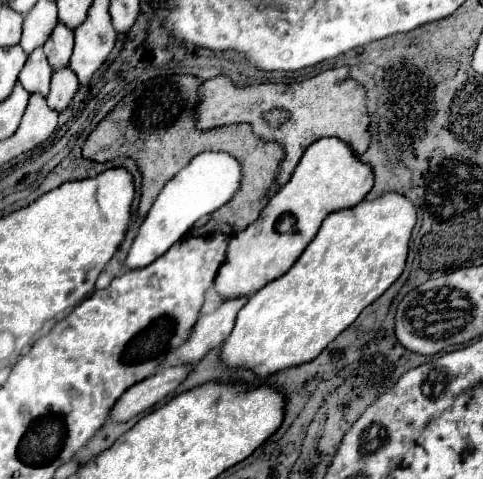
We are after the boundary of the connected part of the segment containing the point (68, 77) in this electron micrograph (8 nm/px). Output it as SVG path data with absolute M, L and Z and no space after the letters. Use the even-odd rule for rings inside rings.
M70 68L56 70L52 74L52 84L50 84L50 94L48 94L48 106L54 108L56 112L62 112L72 102L78 86L80 86L80 82L78 82L76 74Z

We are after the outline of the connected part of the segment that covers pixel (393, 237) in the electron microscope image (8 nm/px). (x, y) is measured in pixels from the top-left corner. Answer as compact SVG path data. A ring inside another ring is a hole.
M386 192L386 194L382 194L382 196L374 198L374 200L362 200L362 204L356 204L354 208L350 208L350 212L334 212L334 216L326 216L326 224L322 224L322 228L318 230L318 236L310 242L310 248L306 248L306 252L302 252L302 256L296 260L294 268L290 268L290 272L286 272L286 276L280 276L278 280L266 284L256 294L252 294L248 304L238 312L236 326L234 326L232 334L228 336L228 340L224 342L224 348L222 348L222 354L220 354L222 362L226 362L228 366L252 368L258 376L266 376L266 374L274 374L278 370L284 370L284 368L314 360L342 330L346 330L358 318L358 314L368 304L372 304L376 298L380 298L398 280L398 276L404 272L406 258L408 258L408 242L410 242L414 226L416 226L416 208L406 196L402 196L398 192Z

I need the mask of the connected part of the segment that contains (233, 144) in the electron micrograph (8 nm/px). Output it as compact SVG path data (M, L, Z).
M192 74L166 76L138 84L134 92L122 98L122 102L116 104L116 108L88 136L82 154L96 162L108 162L116 156L132 156L138 162L142 170L142 198L138 206L140 218L146 216L146 208L152 206L164 184L174 178L188 164L190 158L206 150L224 150L232 154L234 158L238 158L244 170L240 192L234 196L232 202L194 224L194 234L188 236L208 236L216 232L216 226L218 232L234 236L236 232L248 228L268 204L268 192L276 182L280 162L284 160L284 148L278 142L266 142L256 136L250 124L218 126L212 130L196 128L200 84L202 80Z

